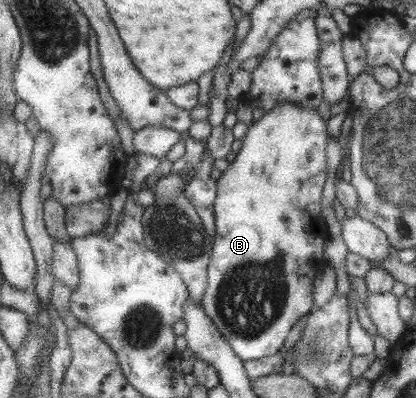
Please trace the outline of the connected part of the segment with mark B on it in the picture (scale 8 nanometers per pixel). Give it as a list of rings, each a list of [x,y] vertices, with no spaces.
[[[281,103],[265,112],[258,120],[247,125],[247,130],[241,138],[241,147],[232,161],[228,162],[226,169],[216,180],[216,194],[214,200],[214,227],[215,234],[212,238],[211,256],[206,268],[207,287],[200,304],[205,315],[215,325],[216,331],[227,341],[235,355],[241,361],[258,360],[283,351],[283,342],[292,326],[299,317],[304,316],[313,309],[311,291],[313,279],[320,273],[327,263],[323,256],[326,235],[326,223],[320,215],[321,193],[325,184],[326,175],[326,121],[317,113],[317,109],[303,107],[299,103]]]

